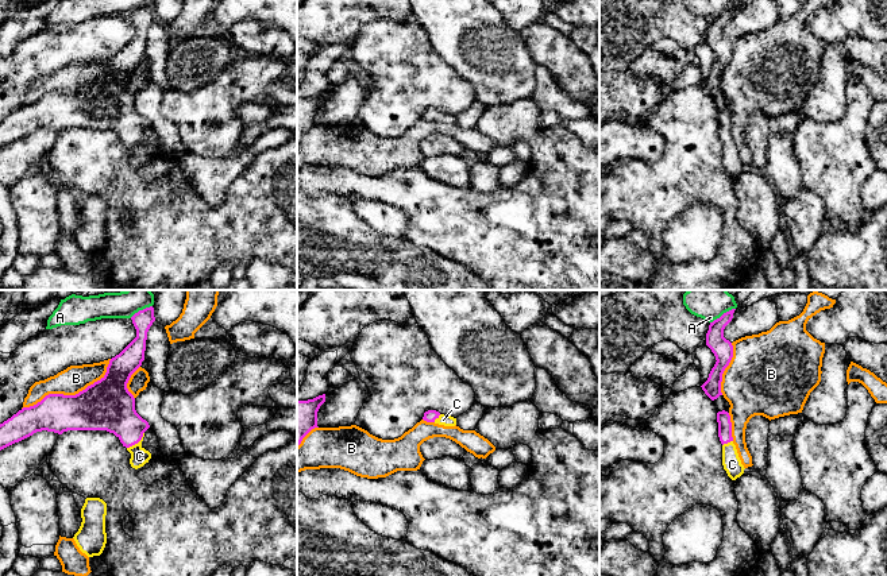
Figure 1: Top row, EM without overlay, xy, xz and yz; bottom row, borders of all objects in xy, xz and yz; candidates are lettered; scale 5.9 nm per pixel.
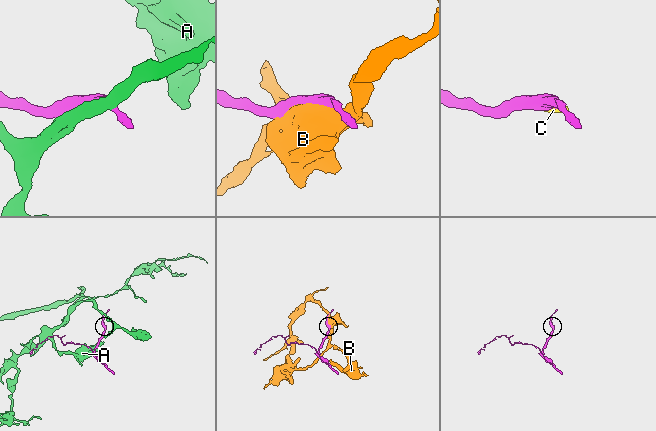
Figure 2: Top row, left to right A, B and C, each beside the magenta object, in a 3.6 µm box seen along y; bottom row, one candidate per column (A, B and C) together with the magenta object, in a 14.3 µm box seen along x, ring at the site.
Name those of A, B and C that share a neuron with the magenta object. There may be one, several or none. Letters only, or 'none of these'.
C

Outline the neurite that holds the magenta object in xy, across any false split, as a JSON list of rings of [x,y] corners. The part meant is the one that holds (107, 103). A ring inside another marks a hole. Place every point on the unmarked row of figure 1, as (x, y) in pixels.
[[[154,5],[139,8],[131,18],[136,35],[109,58],[105,73],[76,93],[49,92],[0,121],[0,148],[42,128],[58,132],[107,128],[131,151],[132,166],[149,161],[151,151],[142,144],[142,139],[150,123],[136,111],[127,81],[144,58],[147,30],[155,19]]]

